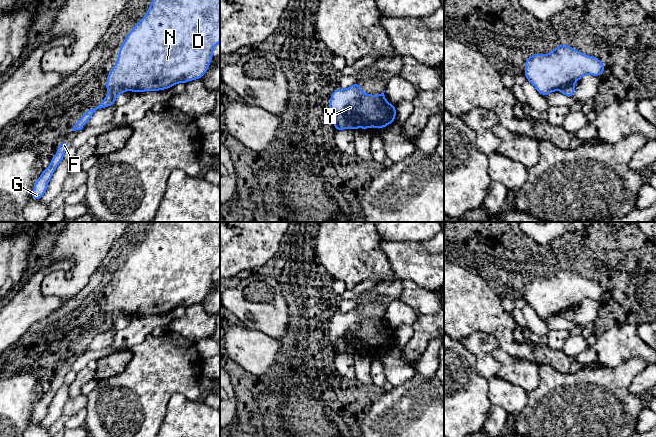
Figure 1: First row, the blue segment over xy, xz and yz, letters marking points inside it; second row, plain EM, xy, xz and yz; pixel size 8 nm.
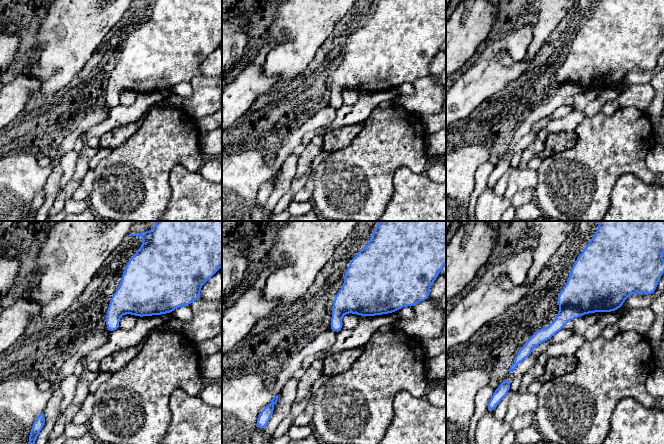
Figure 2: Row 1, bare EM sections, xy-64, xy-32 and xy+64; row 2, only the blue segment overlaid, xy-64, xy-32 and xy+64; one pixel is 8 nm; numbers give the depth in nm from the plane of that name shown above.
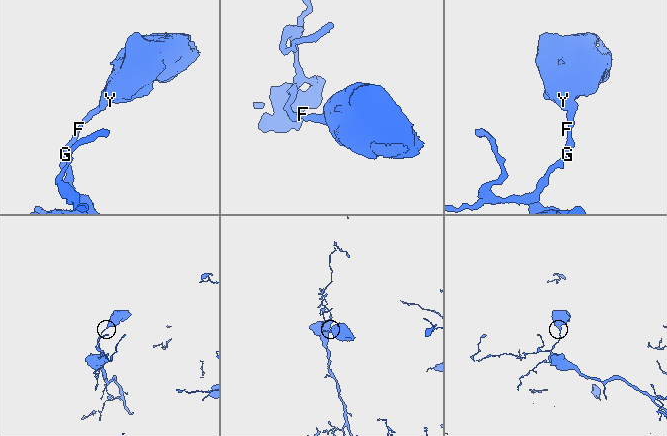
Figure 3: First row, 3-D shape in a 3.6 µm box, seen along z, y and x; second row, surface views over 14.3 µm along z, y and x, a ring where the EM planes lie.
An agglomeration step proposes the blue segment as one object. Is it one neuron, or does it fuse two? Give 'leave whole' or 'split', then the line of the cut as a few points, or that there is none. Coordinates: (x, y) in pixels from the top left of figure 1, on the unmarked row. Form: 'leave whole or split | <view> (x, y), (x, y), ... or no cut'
split | xy (127, 314), (115, 311), (110, 317)

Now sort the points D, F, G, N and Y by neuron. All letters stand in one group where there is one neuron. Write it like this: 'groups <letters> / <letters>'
groups D N Y / F G

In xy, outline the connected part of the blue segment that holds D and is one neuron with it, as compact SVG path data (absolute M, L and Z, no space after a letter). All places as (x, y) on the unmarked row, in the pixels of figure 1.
M153 222L144 241L126 259L118 283L106 304L106 323L115 330L112 314L122 311L131 316L161 315L177 307L201 303L208 295L213 273L220 266L220 222Z

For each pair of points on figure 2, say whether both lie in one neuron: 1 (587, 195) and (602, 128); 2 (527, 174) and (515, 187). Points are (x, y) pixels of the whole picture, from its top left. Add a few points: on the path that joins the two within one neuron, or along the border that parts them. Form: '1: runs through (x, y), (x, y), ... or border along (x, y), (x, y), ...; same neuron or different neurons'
1: runs through (587, 178), (587, 172), (602, 154), (602, 145); same neuron
2: runs through (524, 177), (517, 184); same neuron

